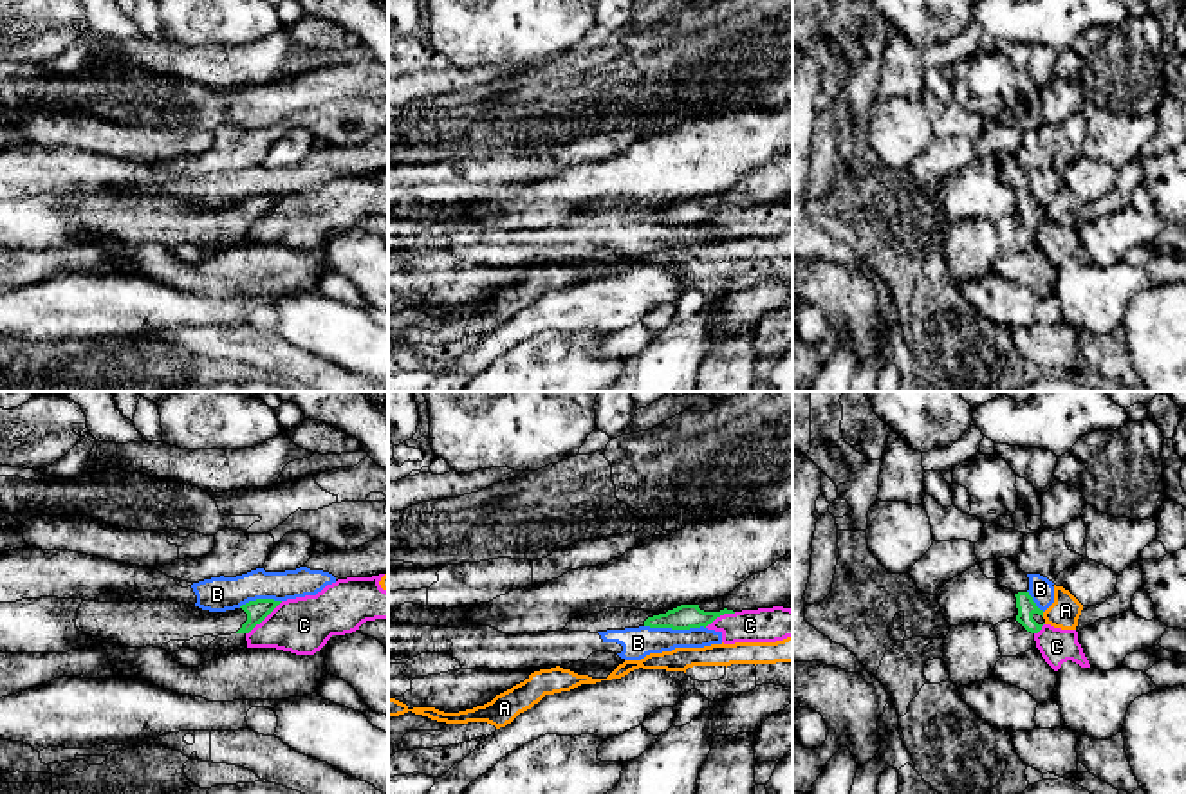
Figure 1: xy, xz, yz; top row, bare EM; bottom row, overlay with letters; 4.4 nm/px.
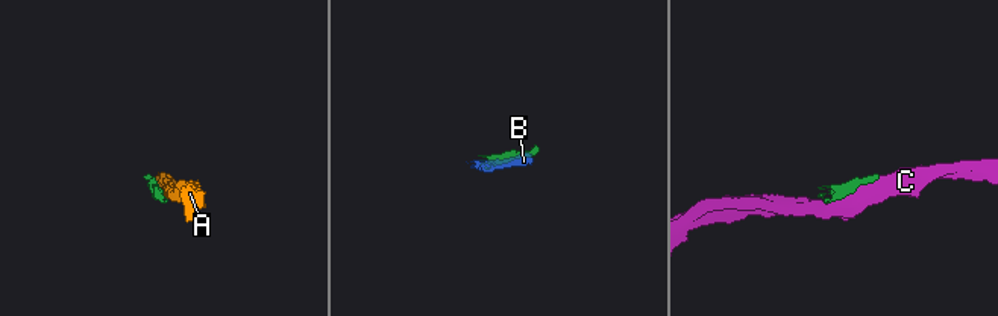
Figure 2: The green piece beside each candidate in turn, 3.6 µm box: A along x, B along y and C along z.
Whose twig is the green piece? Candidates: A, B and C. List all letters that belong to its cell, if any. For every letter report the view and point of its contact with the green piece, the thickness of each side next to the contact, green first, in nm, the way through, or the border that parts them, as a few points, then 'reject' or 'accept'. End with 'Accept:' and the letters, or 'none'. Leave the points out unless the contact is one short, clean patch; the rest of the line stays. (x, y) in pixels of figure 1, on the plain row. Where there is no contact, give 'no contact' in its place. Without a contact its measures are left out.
A: meets green in yz at (1042, 210); 80 nm thick on the green side, 140 nm on the other; border along yz (1042, 208), (1044, 212); reject
B: meets green in xz at (676, 224); 110 nm thick on the green side, 140 nm on the other; reject
C: meets green in xy at (264, 213); 100 nm thick on the green side, 260 nm on the other; reject
Accept: none

